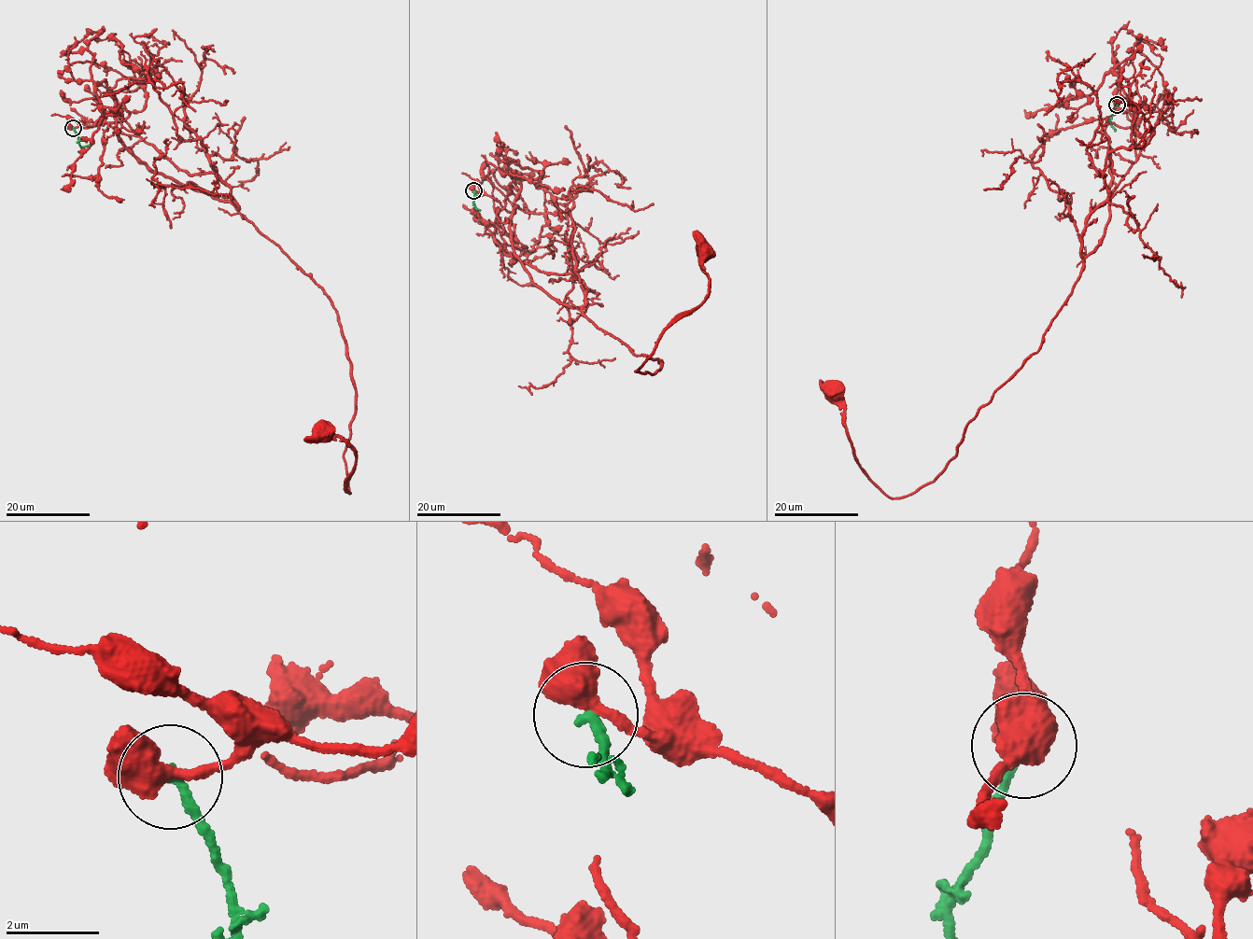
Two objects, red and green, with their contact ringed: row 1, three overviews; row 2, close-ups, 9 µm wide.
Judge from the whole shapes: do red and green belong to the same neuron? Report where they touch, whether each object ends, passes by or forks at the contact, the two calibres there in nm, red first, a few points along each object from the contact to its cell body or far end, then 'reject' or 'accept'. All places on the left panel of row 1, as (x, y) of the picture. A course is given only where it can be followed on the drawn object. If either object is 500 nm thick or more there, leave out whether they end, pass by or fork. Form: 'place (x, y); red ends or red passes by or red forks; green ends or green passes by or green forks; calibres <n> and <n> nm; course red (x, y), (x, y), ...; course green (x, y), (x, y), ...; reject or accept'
place (73, 128); red passes by; green ends; calibres 460 and 240 nm; course red (73, 128), (114, 107), (137, 161), (235, 203), (324, 288), (356, 399), (349, 494), (355, 448), (322, 431); course green (73, 128), (79, 145), (91, 144); reject

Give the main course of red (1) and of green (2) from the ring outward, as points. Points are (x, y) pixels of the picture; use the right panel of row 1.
1: (1116, 105), (1104, 234), (1038, 350), (967, 425), (943, 472), (887, 496), (856, 461), (834, 390)
2: (1116, 105), (1110, 122), (1115, 131)

